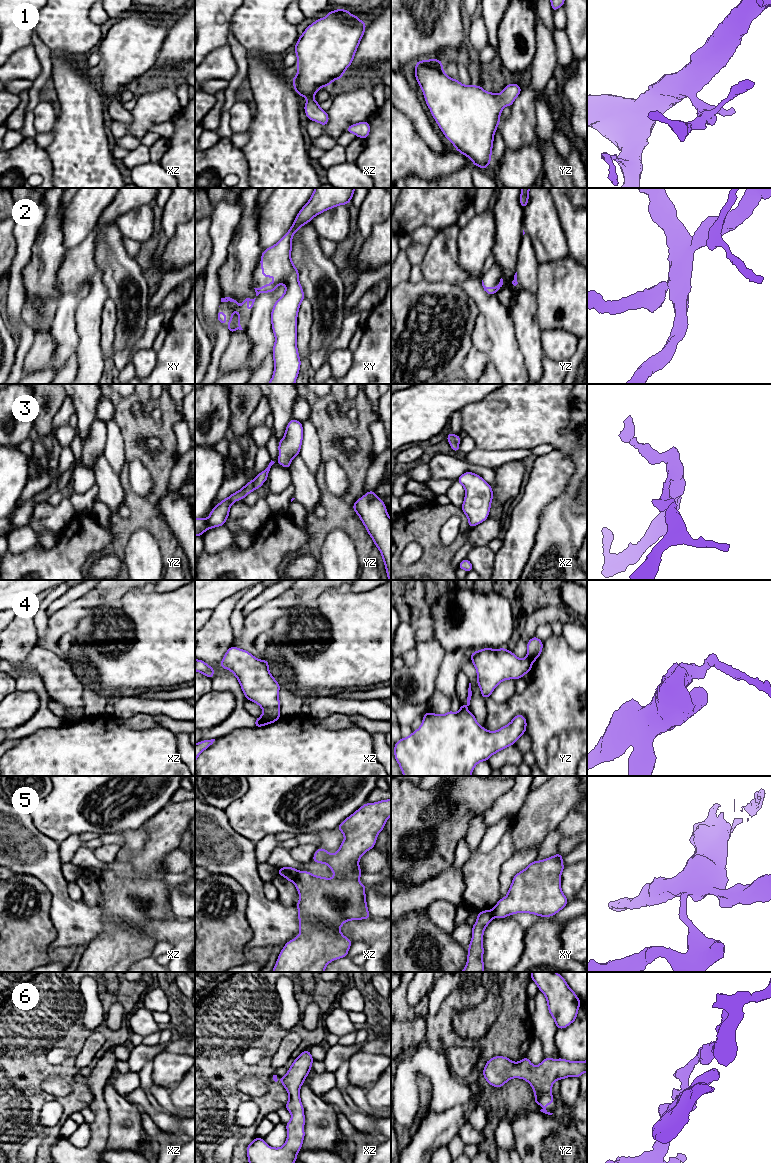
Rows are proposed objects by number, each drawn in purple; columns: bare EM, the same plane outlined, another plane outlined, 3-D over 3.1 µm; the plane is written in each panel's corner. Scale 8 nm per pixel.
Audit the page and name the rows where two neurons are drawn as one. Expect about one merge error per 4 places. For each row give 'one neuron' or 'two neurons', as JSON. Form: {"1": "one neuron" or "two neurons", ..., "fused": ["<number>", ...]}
{"1": "one neuron", "2": "one neuron", "3": "one neuron", "4": "two neurons", "5": "two neurons", "6": "one neuron", "fused": ["4", "5"]}

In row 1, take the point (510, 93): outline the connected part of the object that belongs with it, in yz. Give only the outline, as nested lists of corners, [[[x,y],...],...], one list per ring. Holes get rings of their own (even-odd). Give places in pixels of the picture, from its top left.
[[[421,60],[415,64],[415,78],[420,86],[427,106],[445,137],[461,154],[472,160],[480,168],[489,167],[494,134],[500,122],[504,107],[512,106],[521,93],[520,85],[506,85],[500,94],[485,91],[480,85],[463,85],[458,79],[447,76],[442,60]]]

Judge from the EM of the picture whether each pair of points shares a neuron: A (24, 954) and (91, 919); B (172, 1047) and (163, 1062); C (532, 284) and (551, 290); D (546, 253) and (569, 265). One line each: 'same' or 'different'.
A: different
B: different
C: different
D: different

